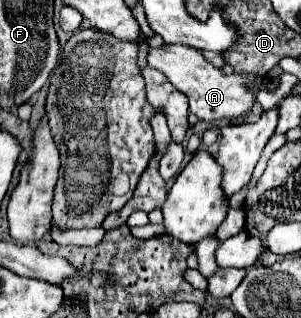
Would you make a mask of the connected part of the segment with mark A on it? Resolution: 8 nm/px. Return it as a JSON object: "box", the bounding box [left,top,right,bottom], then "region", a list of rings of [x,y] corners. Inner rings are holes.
{"box":[147,44,253,122],"region":[[[163,44],[161,48],[149,48],[147,64],[151,68],[157,68],[167,76],[167,80],[179,88],[189,98],[189,110],[197,114],[199,120],[211,122],[211,120],[231,120],[237,116],[243,116],[251,104],[253,94],[247,90],[247,82],[253,80],[253,76],[235,76],[235,74],[223,74],[219,68],[209,64],[197,48],[189,48],[185,44]]]}

